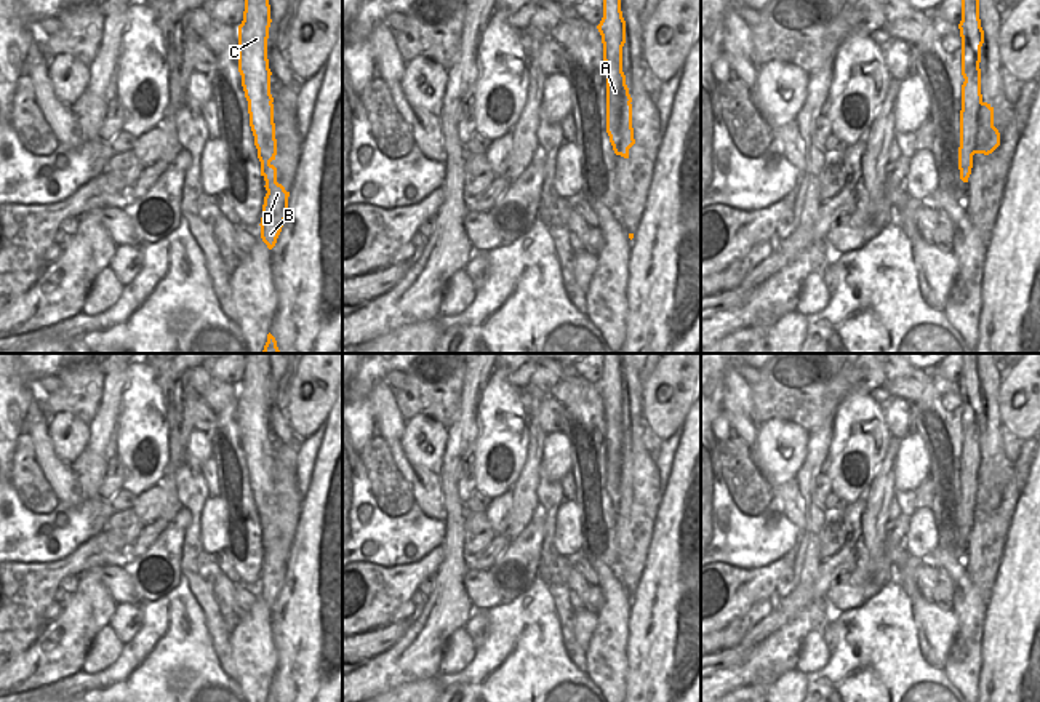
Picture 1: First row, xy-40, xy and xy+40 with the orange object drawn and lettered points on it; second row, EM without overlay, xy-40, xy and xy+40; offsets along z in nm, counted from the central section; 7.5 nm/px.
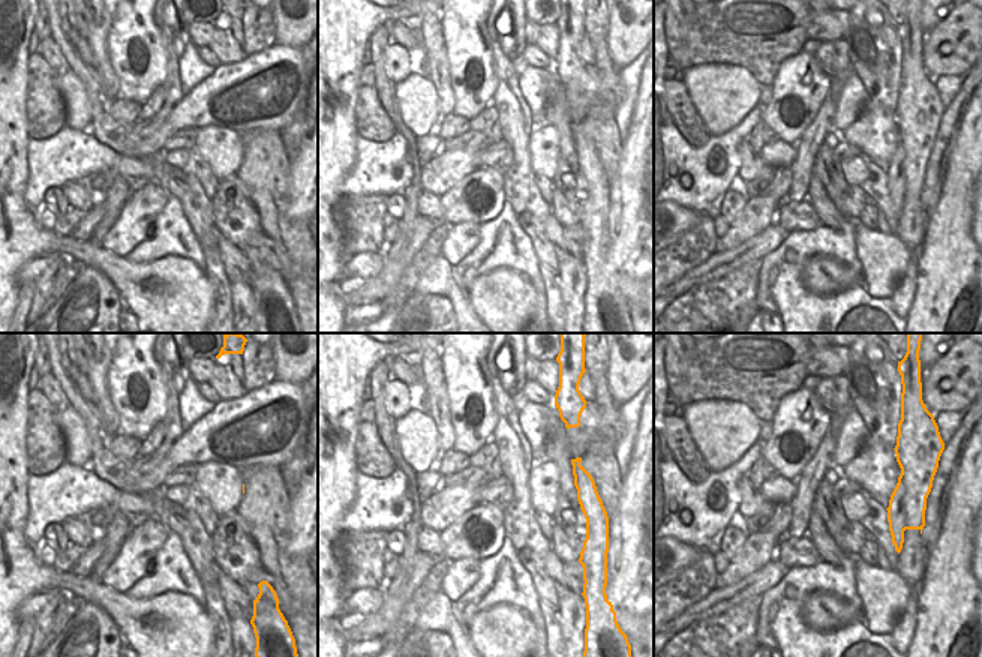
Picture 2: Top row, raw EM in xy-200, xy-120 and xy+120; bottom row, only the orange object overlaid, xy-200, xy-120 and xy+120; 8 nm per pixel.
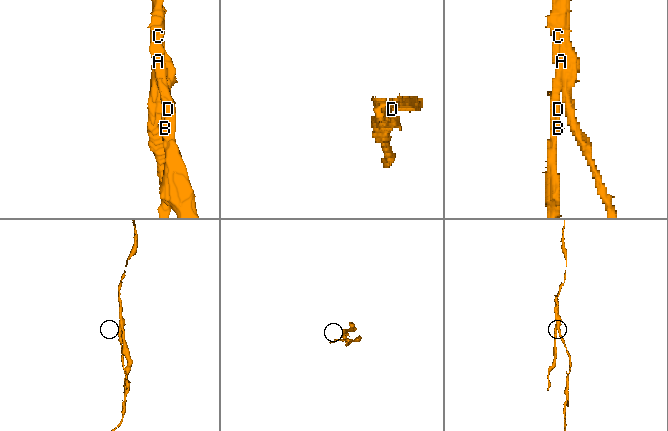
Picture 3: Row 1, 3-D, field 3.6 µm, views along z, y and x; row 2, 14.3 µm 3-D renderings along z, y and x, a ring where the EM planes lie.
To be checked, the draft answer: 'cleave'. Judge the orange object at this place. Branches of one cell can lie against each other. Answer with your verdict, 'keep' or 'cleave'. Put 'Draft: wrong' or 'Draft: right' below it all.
cleave
Draft: right

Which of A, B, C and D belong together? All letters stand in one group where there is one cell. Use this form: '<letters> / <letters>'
A C / B D

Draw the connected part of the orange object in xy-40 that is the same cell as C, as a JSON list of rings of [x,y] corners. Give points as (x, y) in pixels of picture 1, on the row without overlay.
[[[243,353],[243,357],[243,379],[238,384],[238,430],[248,459],[250,480],[256,480],[258,473],[264,473],[264,462],[274,461],[267,417],[272,377],[269,353]]]

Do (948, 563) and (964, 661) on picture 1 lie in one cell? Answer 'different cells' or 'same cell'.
same cell

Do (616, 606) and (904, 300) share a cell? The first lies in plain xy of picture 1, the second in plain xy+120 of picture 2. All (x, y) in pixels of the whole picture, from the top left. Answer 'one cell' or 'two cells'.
one cell

